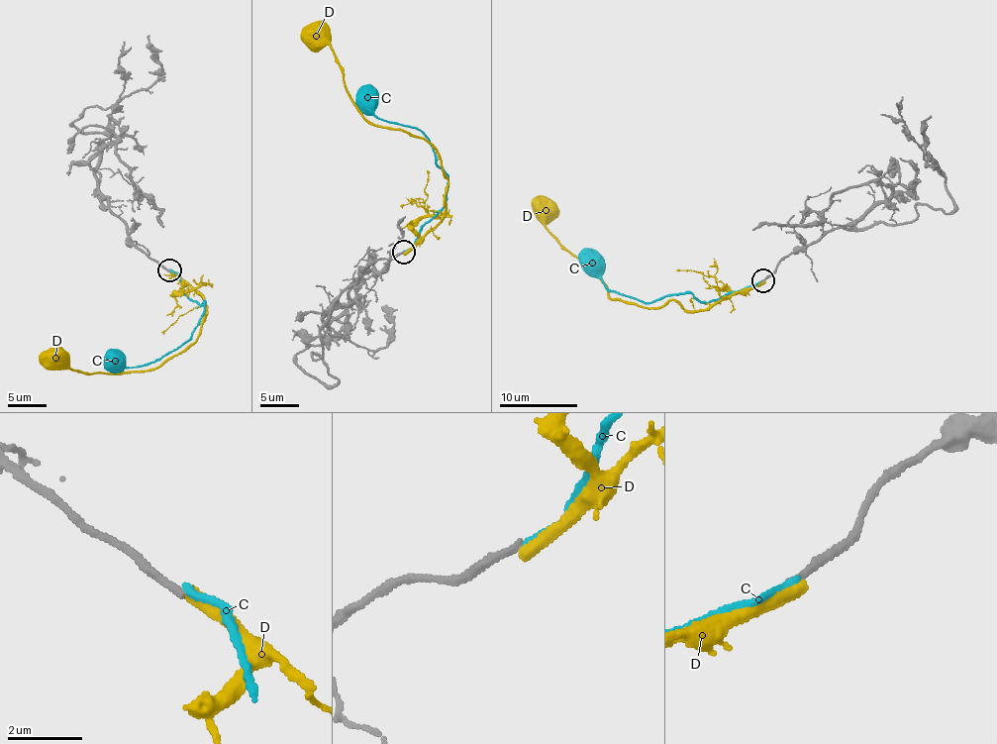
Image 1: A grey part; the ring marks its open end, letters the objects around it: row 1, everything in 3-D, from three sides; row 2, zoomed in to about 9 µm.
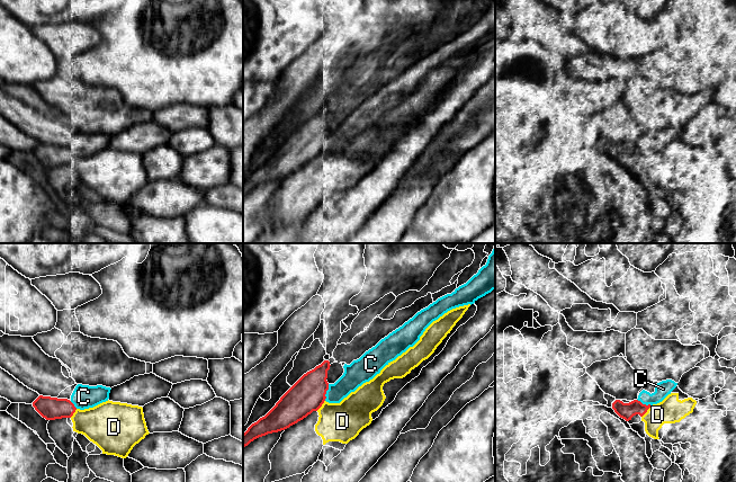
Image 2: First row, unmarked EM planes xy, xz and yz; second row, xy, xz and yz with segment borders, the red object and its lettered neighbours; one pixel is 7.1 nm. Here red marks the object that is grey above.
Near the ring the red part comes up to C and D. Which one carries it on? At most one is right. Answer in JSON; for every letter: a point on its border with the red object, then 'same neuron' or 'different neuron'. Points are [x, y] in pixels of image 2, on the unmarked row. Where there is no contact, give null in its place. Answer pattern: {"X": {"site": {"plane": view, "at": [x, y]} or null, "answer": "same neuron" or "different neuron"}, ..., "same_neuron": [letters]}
{"C": {"site": {"plane": "xz", "at": [325, 140]}, "answer": "same neuron"}, "D": {"site": {"plane": "yz", "at": [646, 159]}, "answer": "different neuron"}, "same_neuron": ["C"]}

